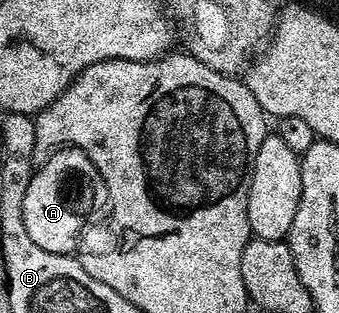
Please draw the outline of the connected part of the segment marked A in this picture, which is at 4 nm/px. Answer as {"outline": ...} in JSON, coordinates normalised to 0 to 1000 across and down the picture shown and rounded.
{"outline":[[[165,473],[147,505],[94,546],[68,636],[74,738],[97,773],[109,773],[109,786],[121,786],[121,799],[204,818],[233,792],[233,751],[251,725],[245,677],[277,693],[301,681],[319,652],[310,581],[263,502],[236,473]]]}

